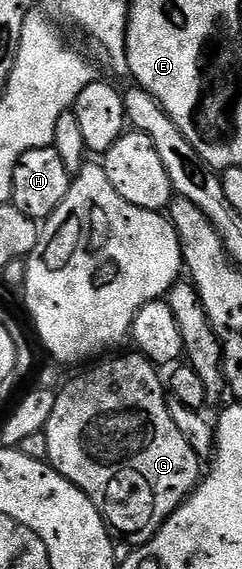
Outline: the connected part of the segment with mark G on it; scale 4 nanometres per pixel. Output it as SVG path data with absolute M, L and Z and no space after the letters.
M141 353L133 354L118 355L115 359L110 359L107 363L102 363L99 367L94 367L91 371L86 371L83 375L76 376L71 383L64 384L62 392L59 390L54 396L52 417L48 417L45 433L48 437L48 462L50 466L59 471L69 483L79 487L87 495L92 501L92 505L96 505L96 509L102 515L107 528L117 538L119 535L124 542L130 543L129 545L141 545L151 539L162 528L164 521L168 521L168 517L172 517L172 513L176 508L198 486L200 482L200 471L198 475L200 456L192 449L192 445L188 445L188 441L184 441L184 433L180 433L180 429L176 429L176 421L172 421L172 413L168 413L168 405L166 404L168 391L164 386L163 376L162 379L158 376L159 368L151 363L145 355Z

